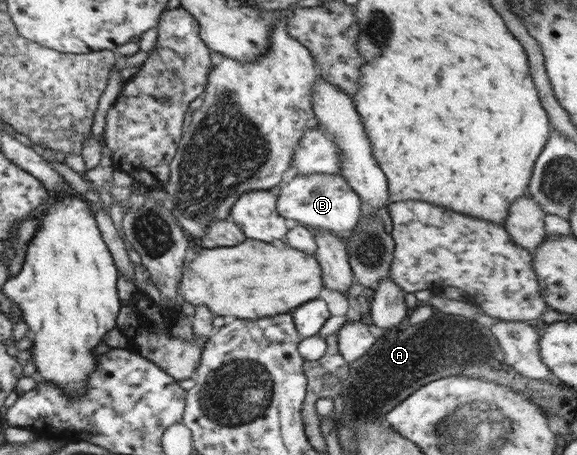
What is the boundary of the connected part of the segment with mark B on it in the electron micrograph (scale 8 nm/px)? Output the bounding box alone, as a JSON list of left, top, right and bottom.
[276,174,361,235]

